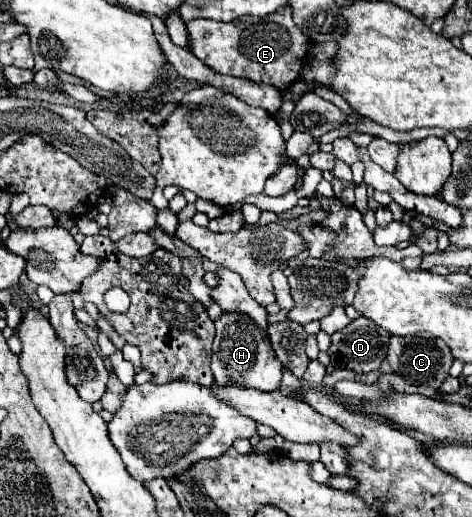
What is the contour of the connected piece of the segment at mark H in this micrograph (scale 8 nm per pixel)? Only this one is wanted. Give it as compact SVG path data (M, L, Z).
M222 314L216 322L216 338L212 348L212 372L218 386L248 386L262 392L278 390L282 380L282 364L274 356L270 344L256 328L256 324L244 314Z

